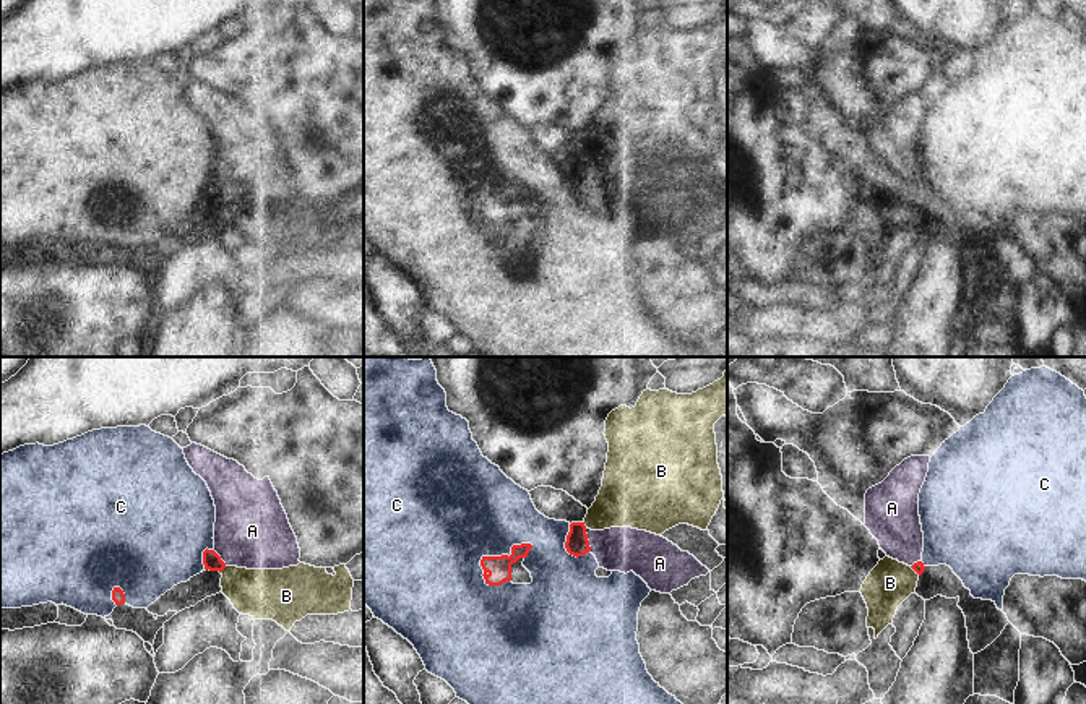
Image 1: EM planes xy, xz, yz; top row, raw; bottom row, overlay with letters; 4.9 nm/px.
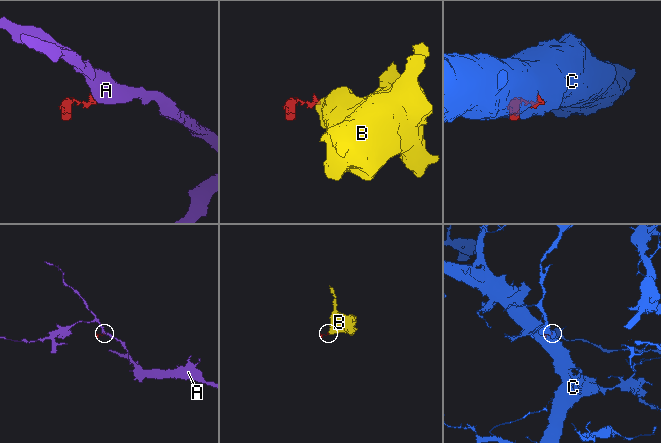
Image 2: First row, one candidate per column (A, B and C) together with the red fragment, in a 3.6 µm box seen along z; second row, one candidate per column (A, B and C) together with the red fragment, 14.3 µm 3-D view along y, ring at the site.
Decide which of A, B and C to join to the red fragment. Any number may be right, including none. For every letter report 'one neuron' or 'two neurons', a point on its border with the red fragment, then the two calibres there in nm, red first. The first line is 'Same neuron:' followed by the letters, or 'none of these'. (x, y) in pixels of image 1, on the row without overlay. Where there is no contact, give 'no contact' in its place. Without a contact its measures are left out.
Same neuron: C
A: two neurons; contact xz (586, 176); calibres 120 and 220 nm
B: two neurons; contact xy (223, 205); calibres 90 and 260 nm
C: one neuron; contact xz (497, 193); calibres 120 and 460 nm

